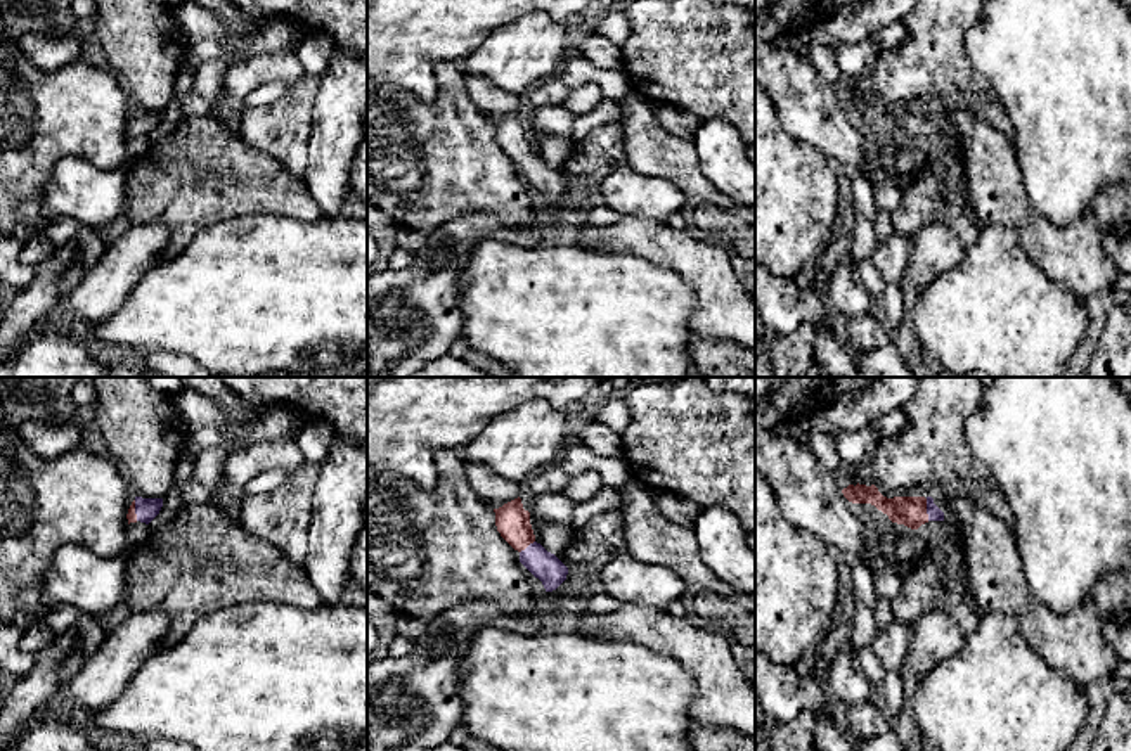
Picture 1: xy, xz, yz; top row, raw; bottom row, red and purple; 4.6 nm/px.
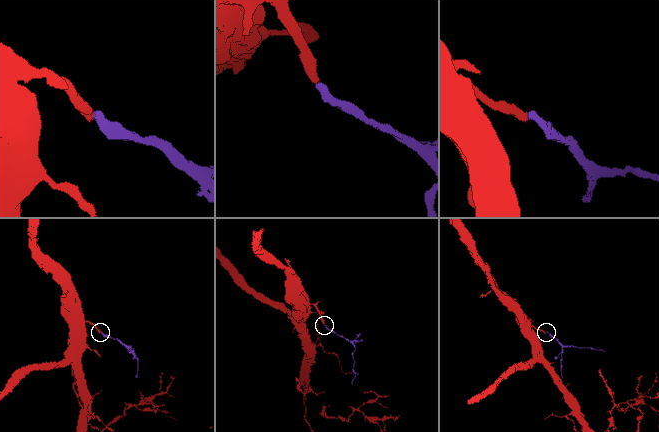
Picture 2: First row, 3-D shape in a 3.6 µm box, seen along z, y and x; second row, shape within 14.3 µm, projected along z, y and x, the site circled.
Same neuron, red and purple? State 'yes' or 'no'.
yes

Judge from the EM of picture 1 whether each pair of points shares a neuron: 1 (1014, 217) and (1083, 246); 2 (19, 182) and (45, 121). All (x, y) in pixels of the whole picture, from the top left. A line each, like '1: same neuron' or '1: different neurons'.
1: same neuron
2: same neuron

